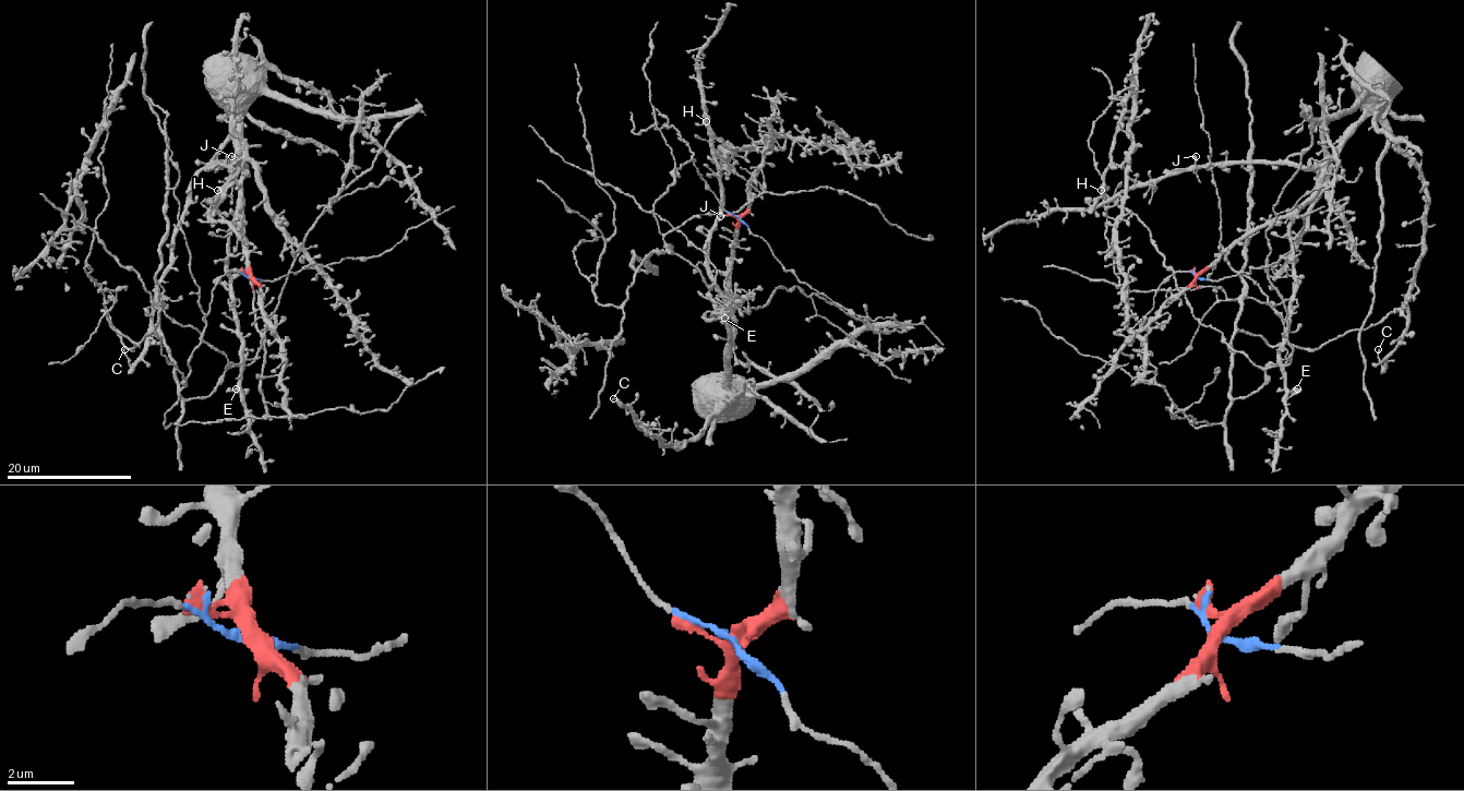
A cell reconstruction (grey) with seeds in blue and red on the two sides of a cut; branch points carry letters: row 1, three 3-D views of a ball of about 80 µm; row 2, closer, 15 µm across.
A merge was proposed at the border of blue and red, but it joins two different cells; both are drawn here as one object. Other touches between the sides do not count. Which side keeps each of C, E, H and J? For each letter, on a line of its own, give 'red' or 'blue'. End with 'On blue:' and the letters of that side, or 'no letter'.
C: red
E: red
H: red
J: red
On blue: no letter

